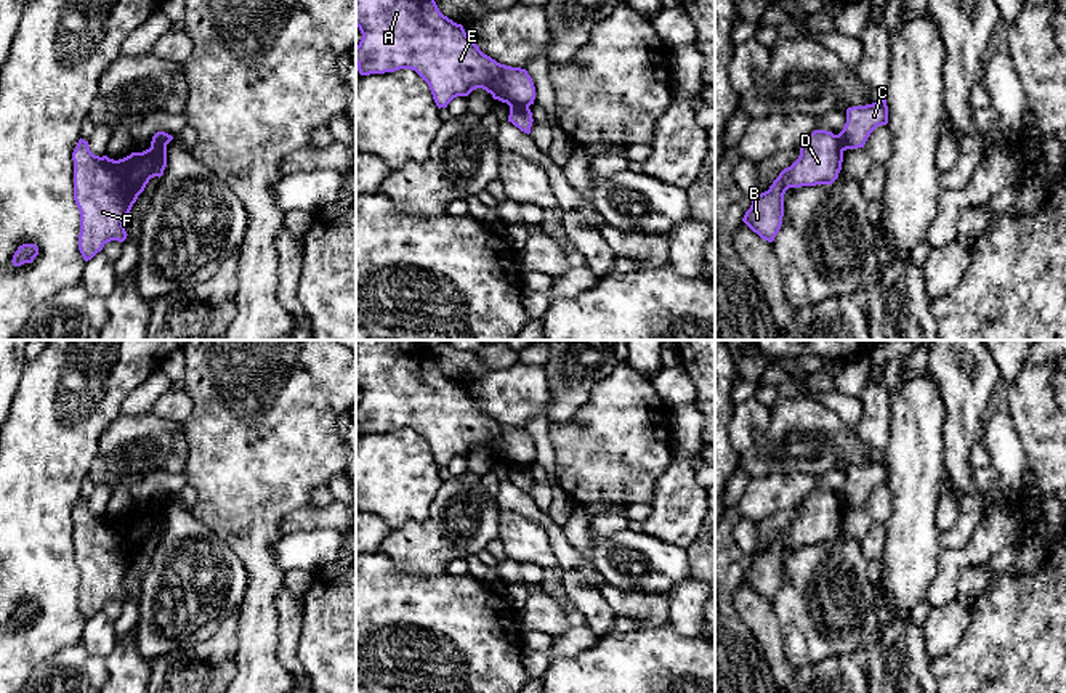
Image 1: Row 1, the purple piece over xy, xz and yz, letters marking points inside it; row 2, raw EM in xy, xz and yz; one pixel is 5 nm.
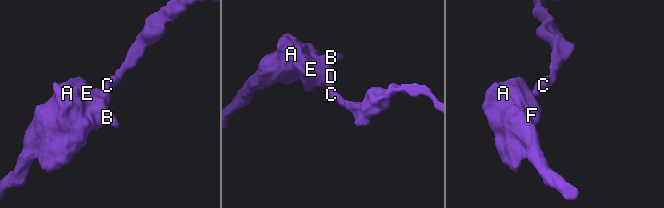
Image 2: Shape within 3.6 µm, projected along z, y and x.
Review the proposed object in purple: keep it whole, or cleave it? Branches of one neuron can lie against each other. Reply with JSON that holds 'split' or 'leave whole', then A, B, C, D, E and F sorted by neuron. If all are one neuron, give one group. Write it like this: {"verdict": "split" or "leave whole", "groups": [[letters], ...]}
{"verdict": "split", "groups": [["A", "B", "D", "E", "F"], ["C"]]}

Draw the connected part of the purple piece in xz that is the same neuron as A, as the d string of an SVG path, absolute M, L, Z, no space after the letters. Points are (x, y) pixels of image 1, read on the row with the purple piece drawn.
M356 0L356 26L362 34L356 47L361 75L412 69L428 83L439 109L476 88L510 107L534 104L535 87L527 71L500 64L484 55L463 26L444 16L434 0Z

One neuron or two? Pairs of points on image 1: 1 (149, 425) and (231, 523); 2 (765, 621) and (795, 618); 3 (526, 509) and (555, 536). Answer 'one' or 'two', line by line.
1: two
2: two
3: one

